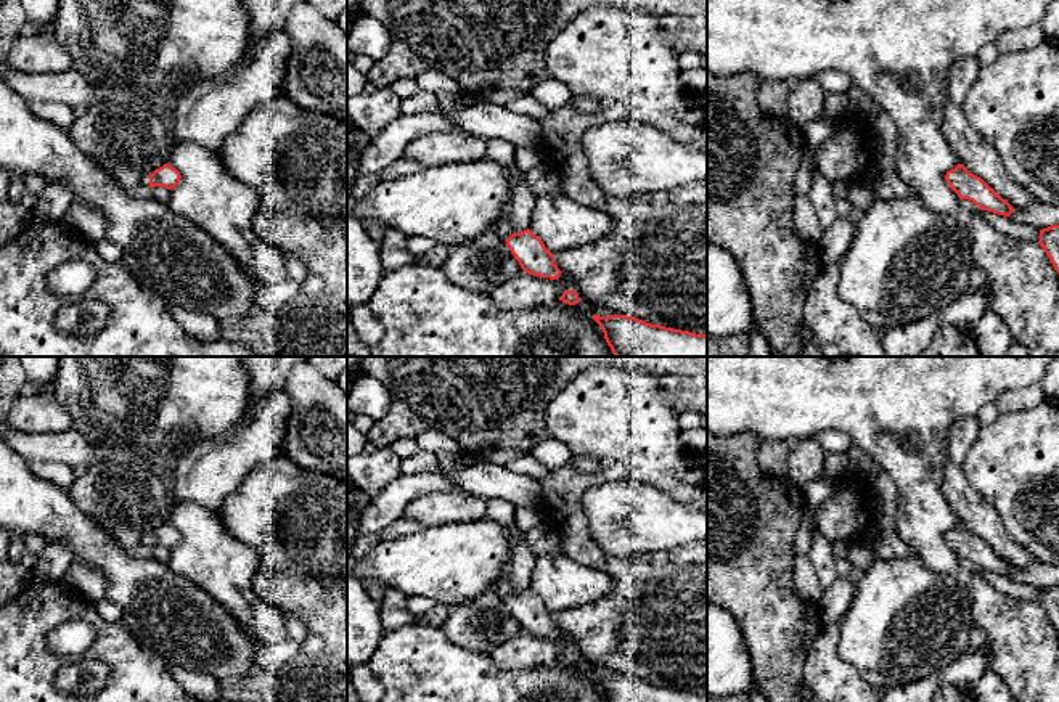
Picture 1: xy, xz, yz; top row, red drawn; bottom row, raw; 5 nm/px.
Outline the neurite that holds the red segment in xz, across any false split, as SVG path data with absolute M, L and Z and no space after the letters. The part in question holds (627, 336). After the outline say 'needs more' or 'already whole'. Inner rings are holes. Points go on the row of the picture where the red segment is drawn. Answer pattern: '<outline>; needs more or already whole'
M593 315L593 320L615 357L707 357L705 334L651 324L627 315Z; already whole

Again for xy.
M164 164L162 167L156 169L149 177L143 178L138 193L149 196L154 186L172 190L180 183L180 178L182 175L175 167Z; needs more

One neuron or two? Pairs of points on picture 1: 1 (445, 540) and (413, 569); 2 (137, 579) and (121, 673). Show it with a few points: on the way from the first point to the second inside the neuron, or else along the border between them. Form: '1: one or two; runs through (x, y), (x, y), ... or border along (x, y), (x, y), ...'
1: one; runs through (437, 548), (421, 564)
2: two; border along (119, 622), (155, 656)

